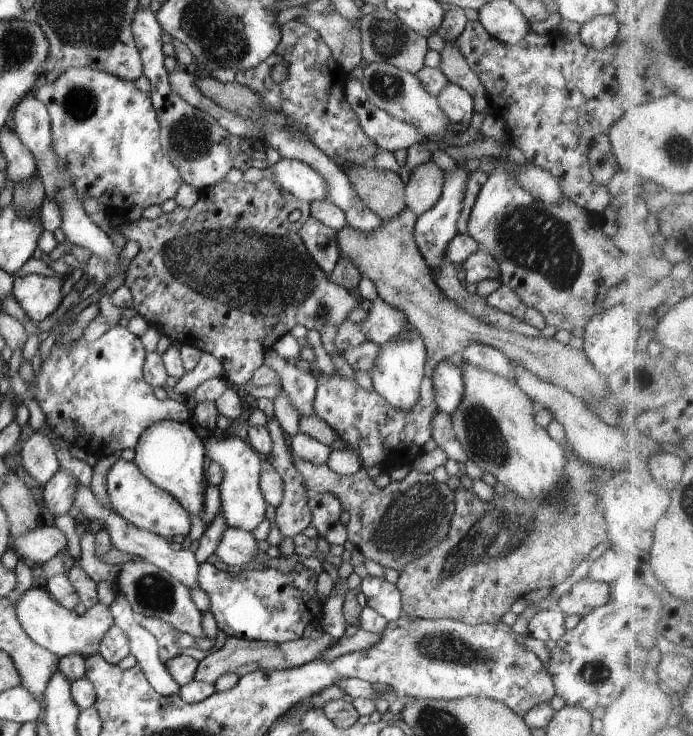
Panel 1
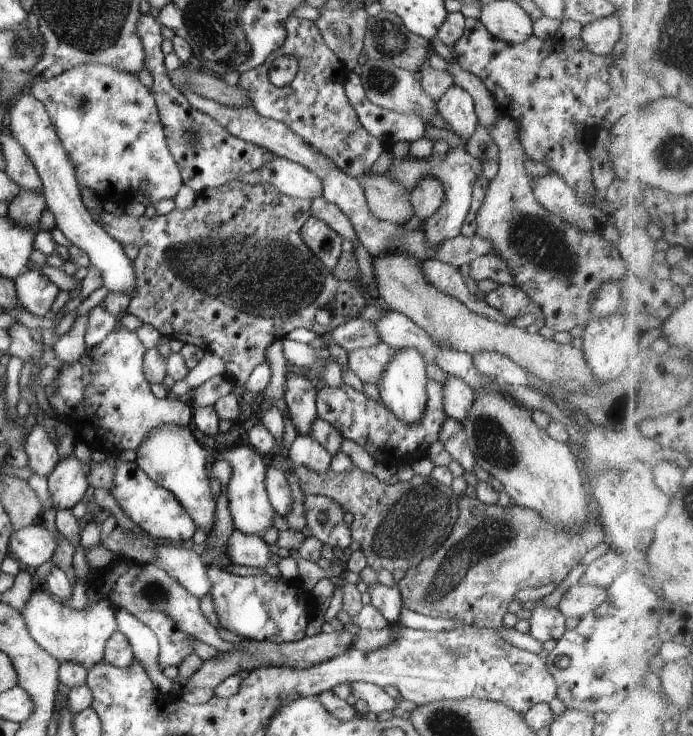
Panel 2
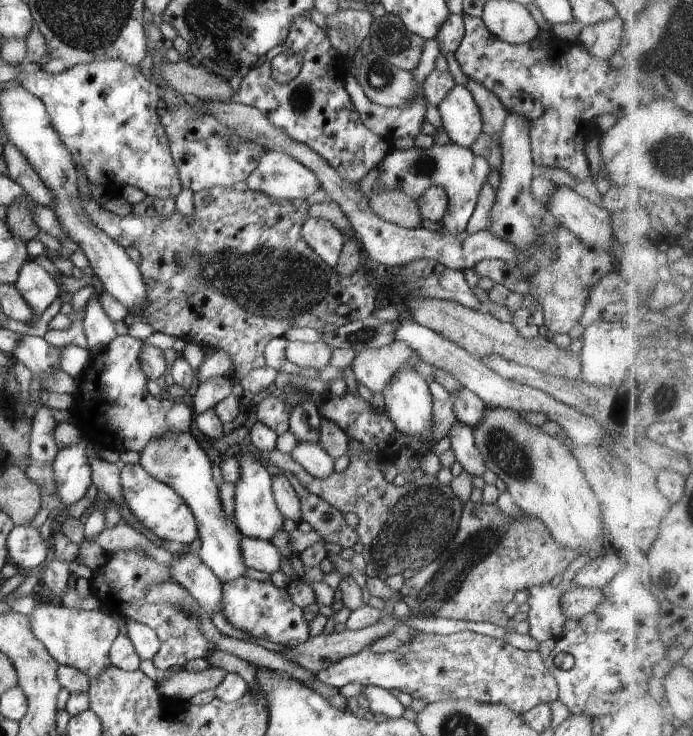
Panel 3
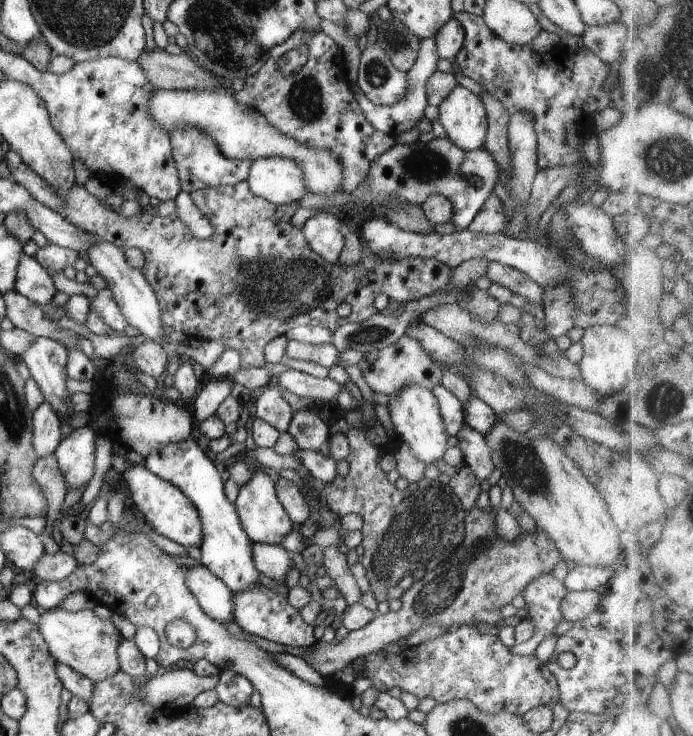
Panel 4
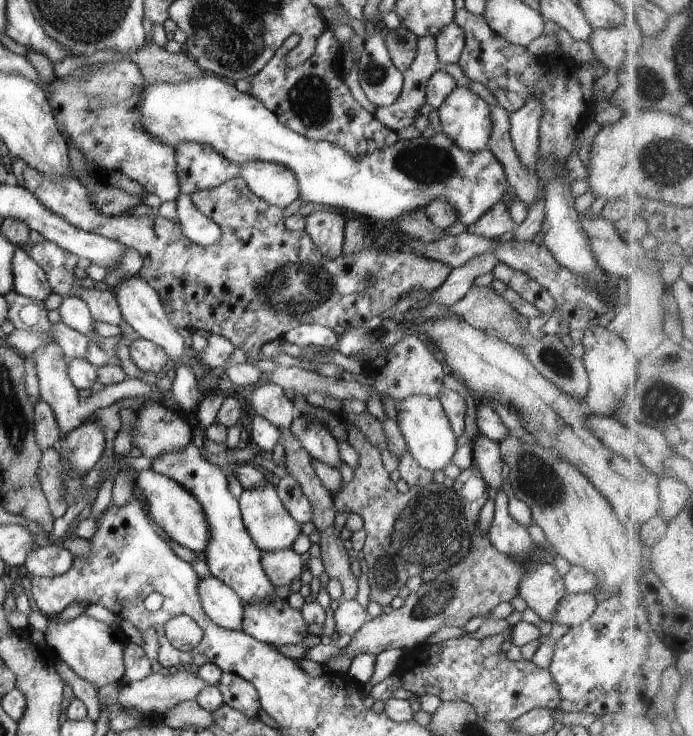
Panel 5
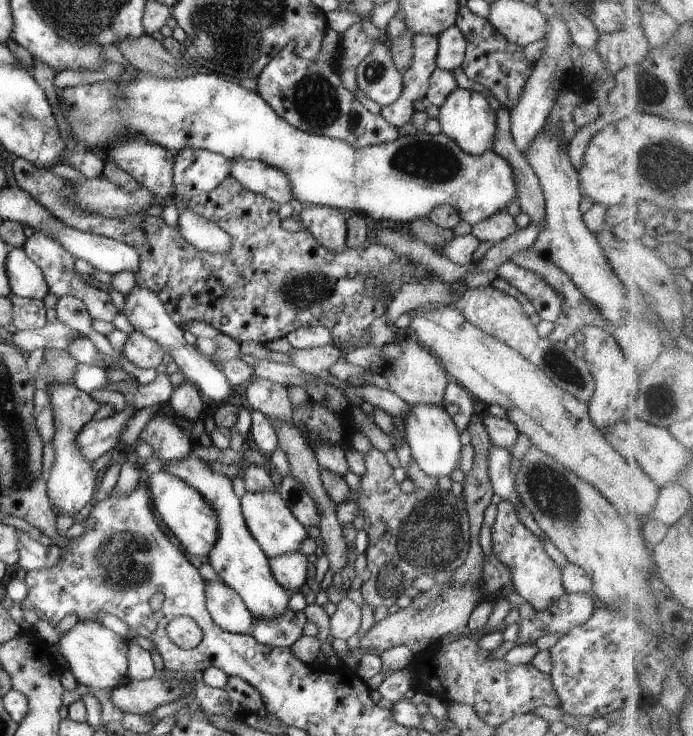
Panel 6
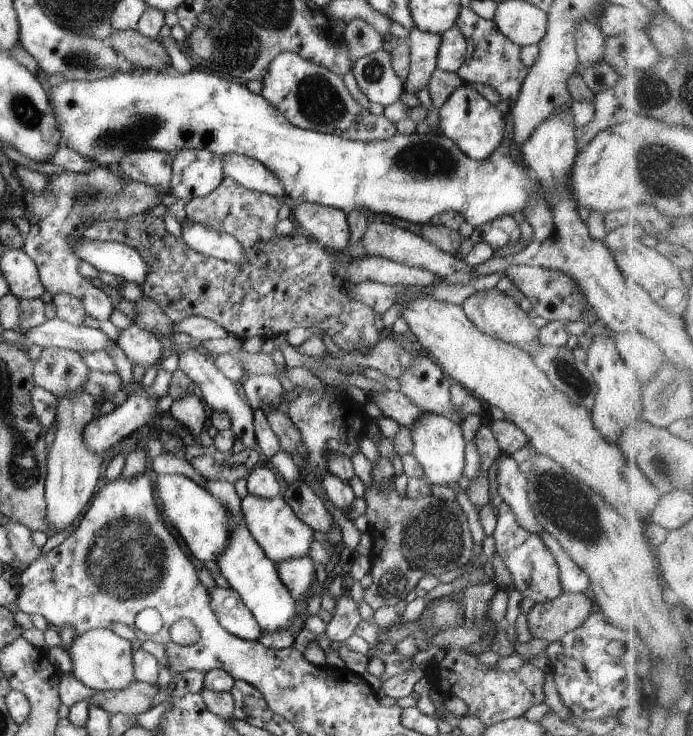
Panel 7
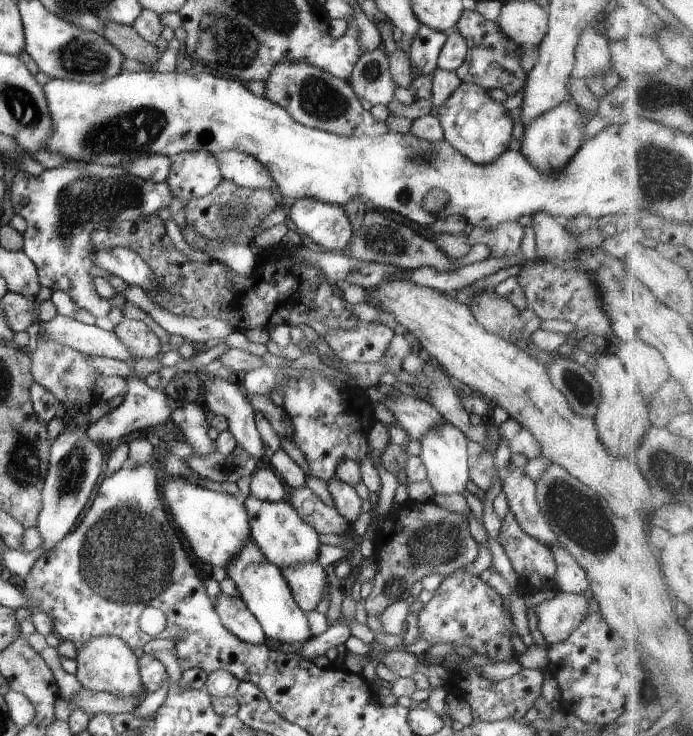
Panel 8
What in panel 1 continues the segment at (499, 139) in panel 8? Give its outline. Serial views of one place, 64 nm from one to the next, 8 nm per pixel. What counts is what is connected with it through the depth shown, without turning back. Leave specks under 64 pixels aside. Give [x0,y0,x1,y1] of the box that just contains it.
[437,83,474,124]

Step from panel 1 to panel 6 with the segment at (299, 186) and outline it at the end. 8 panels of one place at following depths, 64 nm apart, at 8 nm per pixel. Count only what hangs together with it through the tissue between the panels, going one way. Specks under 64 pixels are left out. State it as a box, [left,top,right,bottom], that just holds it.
[230,158,294,207]

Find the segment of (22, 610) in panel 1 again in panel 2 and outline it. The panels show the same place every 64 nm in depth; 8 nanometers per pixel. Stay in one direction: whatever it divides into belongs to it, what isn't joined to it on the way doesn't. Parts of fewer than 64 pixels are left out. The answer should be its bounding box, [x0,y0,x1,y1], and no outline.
[20,591,118,670]

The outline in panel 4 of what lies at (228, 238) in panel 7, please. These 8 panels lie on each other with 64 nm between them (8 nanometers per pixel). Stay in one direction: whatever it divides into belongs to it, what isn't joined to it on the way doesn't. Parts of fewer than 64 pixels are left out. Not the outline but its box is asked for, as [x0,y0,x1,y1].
[174,191,214,240]

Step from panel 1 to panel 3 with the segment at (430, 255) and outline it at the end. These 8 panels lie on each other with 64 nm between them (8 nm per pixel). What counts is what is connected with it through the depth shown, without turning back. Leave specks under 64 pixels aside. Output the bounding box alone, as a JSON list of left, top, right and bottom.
[377,142,492,235]

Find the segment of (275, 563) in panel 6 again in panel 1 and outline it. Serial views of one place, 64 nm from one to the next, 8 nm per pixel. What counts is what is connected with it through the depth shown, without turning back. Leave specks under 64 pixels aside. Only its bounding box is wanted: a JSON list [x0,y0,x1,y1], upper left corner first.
[214,527,256,566]

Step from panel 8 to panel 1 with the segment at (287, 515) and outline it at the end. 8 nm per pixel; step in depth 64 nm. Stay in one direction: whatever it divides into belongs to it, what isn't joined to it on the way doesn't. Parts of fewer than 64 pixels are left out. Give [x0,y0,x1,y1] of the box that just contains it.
[204,433,268,532]

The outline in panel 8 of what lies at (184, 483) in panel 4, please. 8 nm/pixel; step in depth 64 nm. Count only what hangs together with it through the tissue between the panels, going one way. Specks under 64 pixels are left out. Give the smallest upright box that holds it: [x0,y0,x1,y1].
[224,539,313,644]

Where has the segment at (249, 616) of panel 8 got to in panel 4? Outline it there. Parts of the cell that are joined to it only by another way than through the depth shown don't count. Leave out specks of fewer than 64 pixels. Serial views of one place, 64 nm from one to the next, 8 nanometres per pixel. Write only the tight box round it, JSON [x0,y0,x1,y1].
[188,564,234,623]

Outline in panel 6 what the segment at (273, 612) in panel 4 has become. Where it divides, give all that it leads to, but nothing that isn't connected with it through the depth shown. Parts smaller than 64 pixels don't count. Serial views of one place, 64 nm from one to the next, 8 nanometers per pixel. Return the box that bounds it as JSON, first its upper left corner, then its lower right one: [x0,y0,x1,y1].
[250,608,308,649]

